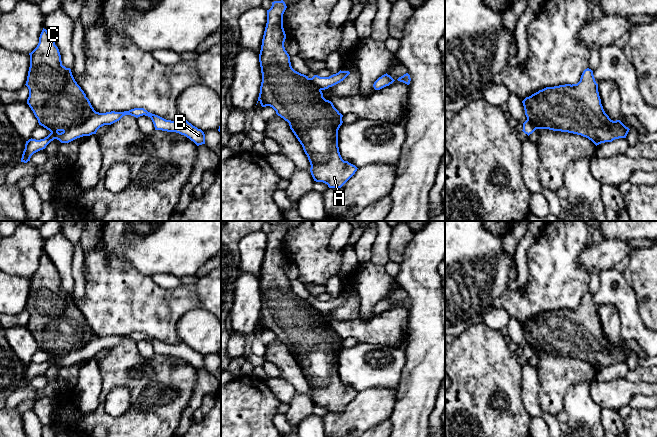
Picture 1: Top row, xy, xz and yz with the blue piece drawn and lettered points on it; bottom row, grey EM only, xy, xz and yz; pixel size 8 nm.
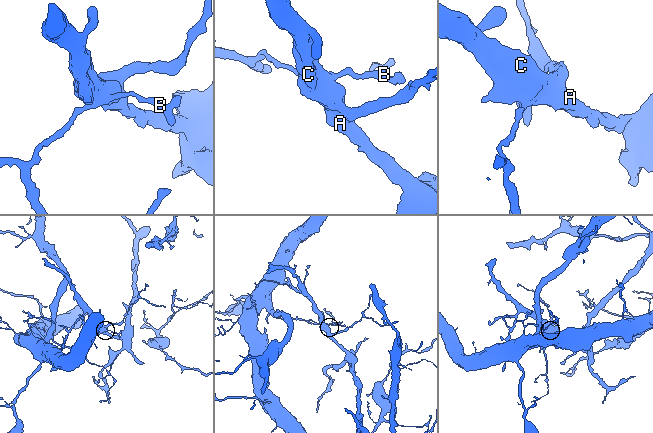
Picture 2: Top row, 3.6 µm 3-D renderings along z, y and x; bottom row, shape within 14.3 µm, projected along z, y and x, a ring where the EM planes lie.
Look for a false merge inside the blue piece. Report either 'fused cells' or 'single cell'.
fused cells

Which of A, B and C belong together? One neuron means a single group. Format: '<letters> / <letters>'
A C / B

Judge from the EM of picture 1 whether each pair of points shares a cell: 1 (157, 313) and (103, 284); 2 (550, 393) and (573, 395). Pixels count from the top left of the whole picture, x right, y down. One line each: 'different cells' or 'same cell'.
1: same cell
2: different cells

